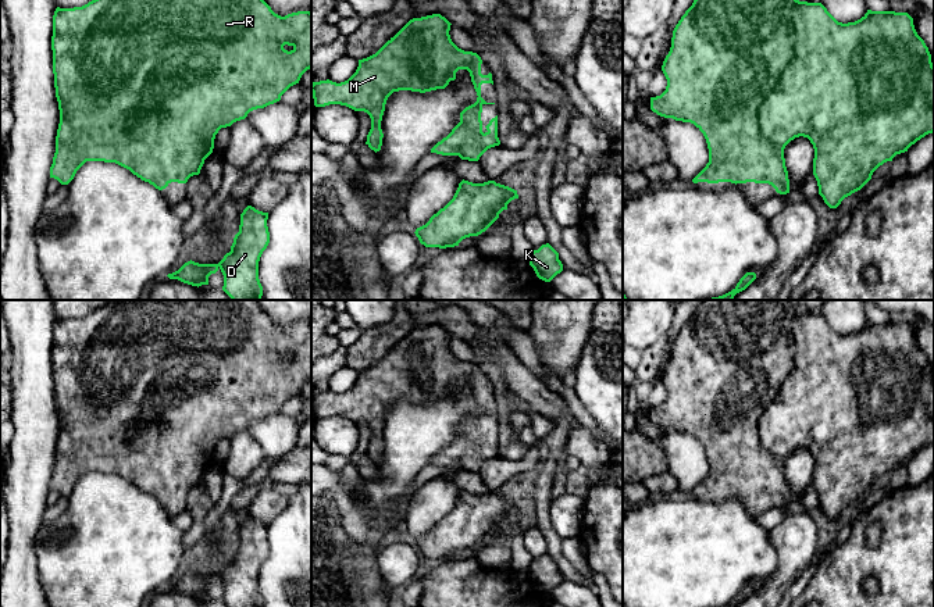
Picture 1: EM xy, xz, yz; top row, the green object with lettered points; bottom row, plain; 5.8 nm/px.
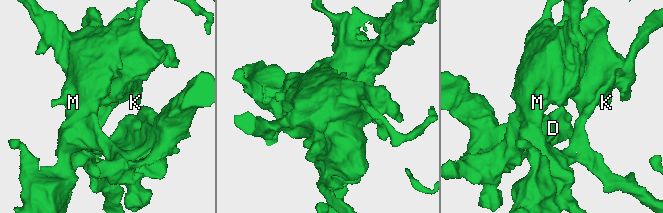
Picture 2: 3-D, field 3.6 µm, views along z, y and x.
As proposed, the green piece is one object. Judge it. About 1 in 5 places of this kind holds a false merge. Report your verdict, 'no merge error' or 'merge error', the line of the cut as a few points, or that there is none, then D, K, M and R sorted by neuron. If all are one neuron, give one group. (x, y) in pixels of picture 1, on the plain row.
no merge error; no cut; D K M R

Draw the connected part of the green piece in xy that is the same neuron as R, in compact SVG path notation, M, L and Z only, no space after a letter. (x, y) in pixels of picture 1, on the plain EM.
M108 300L82 318L56 319L51 361L60 435L50 489L68 496L86 472L104 472L115 474L163 501L171 493L186 494L190 488L200 485L204 471L213 464L214 450L221 439L245 431L253 421L279 413L290 397L299 394L302 386L311 379L311 324L297 322L281 328L271 321L256 300Z

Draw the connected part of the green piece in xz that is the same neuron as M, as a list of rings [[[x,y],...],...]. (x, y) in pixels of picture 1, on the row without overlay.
[[[432,325],[421,329],[413,329],[410,331],[393,349],[391,349],[375,365],[359,371],[359,378],[356,383],[345,393],[336,394],[329,390],[313,393],[311,394],[311,404],[314,410],[316,418],[325,418],[329,415],[341,415],[346,417],[354,422],[364,422],[371,429],[371,440],[367,446],[366,456],[374,461],[375,464],[381,461],[382,457],[382,440],[381,440],[381,432],[385,422],[385,415],[388,408],[393,403],[399,401],[411,401],[411,403],[431,403],[436,400],[445,400],[450,392],[456,390],[456,383],[459,381],[467,381],[471,388],[471,393],[474,396],[474,400],[477,403],[477,413],[468,418],[466,418],[460,424],[460,433],[452,440],[452,443],[443,449],[441,453],[438,453],[432,460],[431,464],[442,465],[442,467],[459,467],[461,471],[468,472],[478,472],[480,468],[491,458],[499,457],[500,451],[498,449],[498,426],[489,432],[489,435],[485,438],[486,443],[482,443],[482,432],[481,432],[481,424],[484,415],[495,415],[495,414],[486,414],[481,408],[481,396],[482,394],[492,394],[492,385],[488,386],[481,385],[481,375],[482,371],[477,364],[473,363],[464,363],[459,360],[450,350],[449,342],[450,342],[450,333],[442,328],[441,325]]]

